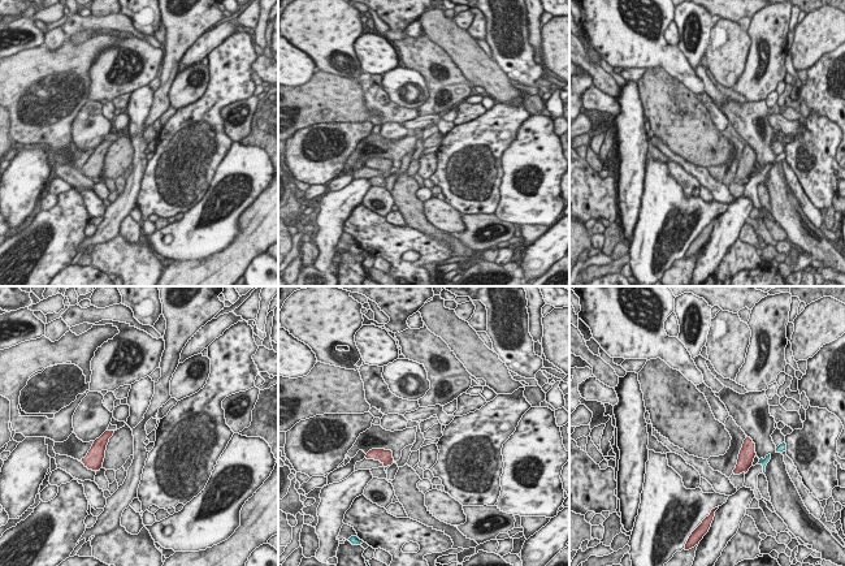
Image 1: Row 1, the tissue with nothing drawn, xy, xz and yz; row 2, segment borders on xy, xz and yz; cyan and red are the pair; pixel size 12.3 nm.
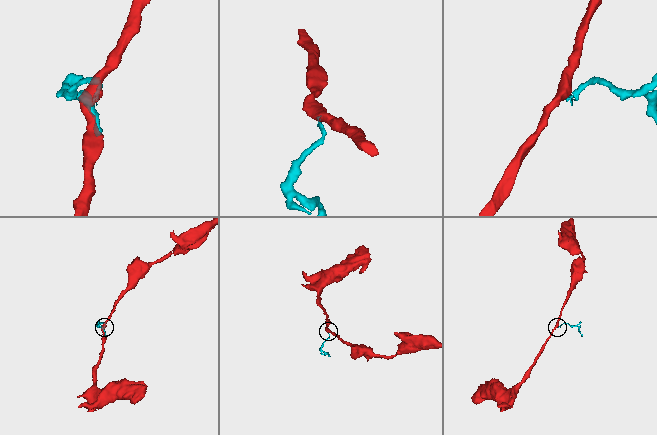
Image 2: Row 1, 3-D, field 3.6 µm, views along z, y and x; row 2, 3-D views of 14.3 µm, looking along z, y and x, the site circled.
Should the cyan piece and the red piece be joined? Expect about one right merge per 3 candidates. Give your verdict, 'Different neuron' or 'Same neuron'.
Different neuron

